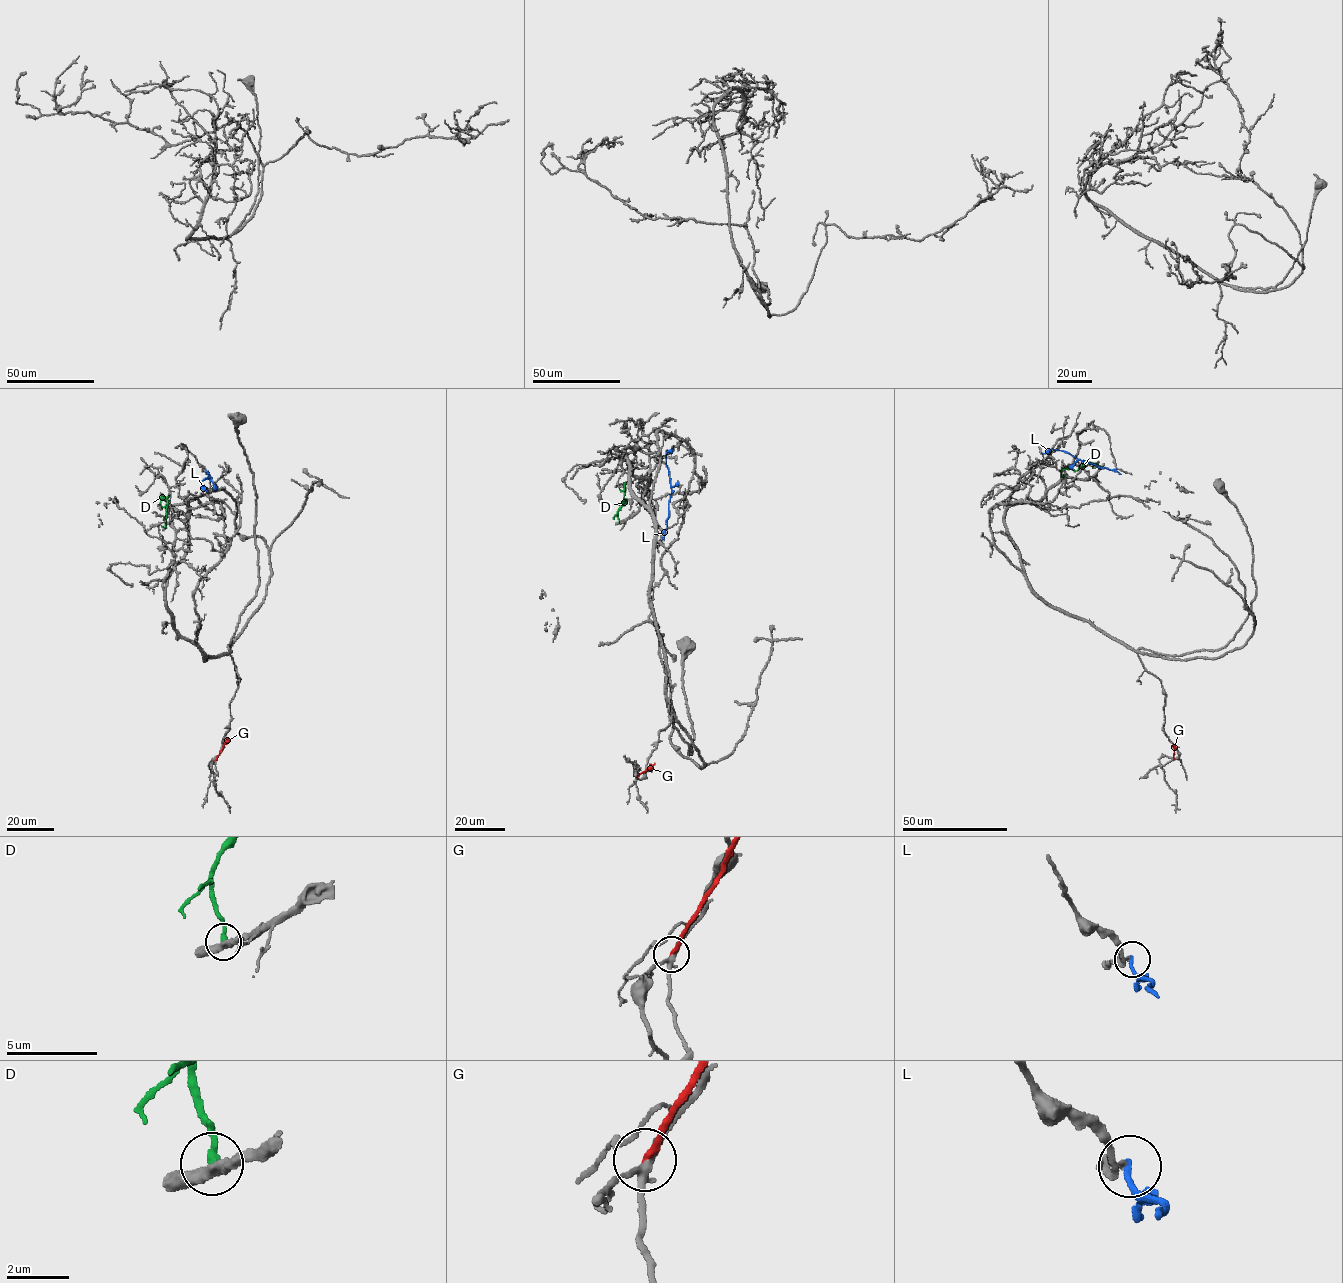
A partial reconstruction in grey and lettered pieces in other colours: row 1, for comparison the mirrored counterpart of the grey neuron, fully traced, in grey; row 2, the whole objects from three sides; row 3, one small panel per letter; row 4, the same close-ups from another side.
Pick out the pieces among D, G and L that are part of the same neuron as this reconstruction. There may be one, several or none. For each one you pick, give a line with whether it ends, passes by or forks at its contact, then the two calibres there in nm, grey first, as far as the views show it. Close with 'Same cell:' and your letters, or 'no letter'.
Same cell: no letter

